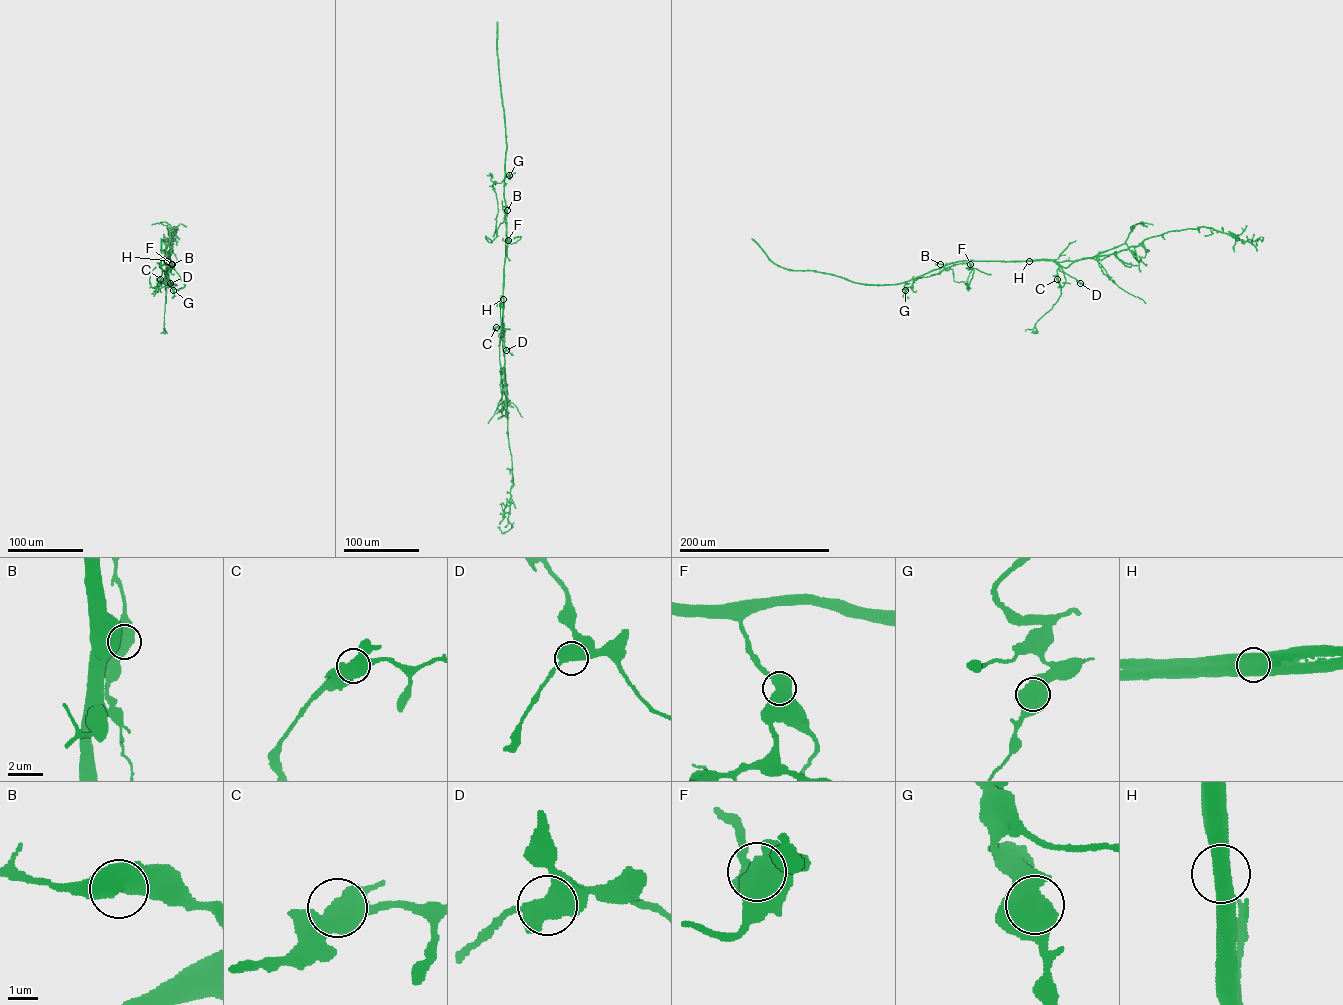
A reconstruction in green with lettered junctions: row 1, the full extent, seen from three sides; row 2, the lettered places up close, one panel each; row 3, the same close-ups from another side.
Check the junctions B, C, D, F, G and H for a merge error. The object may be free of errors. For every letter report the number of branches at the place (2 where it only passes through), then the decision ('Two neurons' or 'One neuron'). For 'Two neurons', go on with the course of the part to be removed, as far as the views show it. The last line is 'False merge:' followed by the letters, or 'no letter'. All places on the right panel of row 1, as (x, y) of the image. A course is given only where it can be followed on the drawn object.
B: Branches: 2. One neuron
C: Branches: 2. One neuron
D: Branches: 2. One neuron
F: Branches: 2. One neuron
G: Branches: 2. One neuron
H: Branches: 2. Two neurons. Course of the part to remove: (1029, 261), (1062, 262), (1091, 258), (1123, 244), (1133, 225), (1153, 225)
False merge: H

